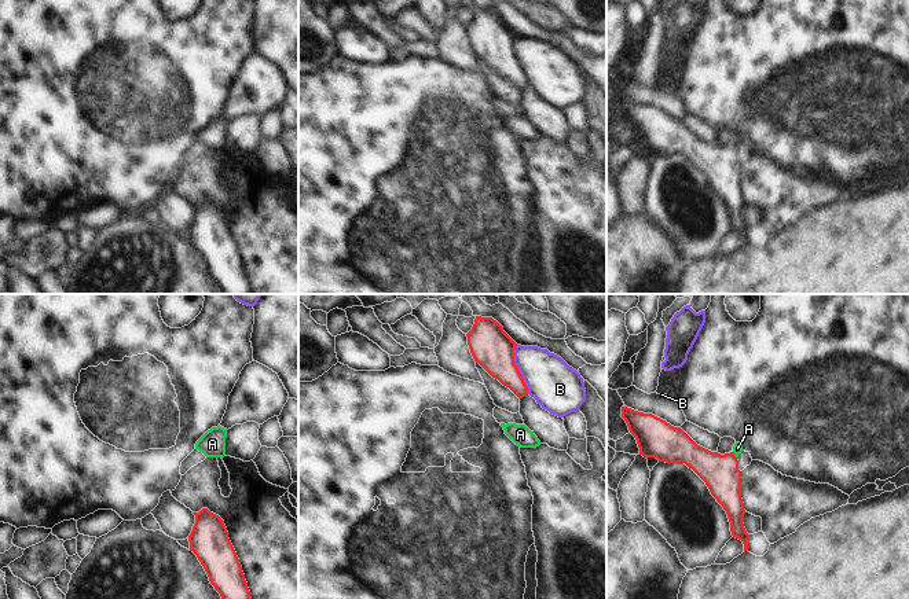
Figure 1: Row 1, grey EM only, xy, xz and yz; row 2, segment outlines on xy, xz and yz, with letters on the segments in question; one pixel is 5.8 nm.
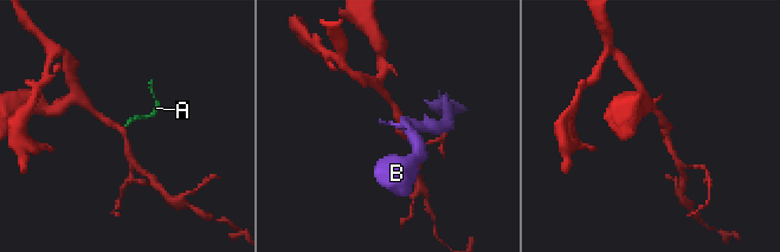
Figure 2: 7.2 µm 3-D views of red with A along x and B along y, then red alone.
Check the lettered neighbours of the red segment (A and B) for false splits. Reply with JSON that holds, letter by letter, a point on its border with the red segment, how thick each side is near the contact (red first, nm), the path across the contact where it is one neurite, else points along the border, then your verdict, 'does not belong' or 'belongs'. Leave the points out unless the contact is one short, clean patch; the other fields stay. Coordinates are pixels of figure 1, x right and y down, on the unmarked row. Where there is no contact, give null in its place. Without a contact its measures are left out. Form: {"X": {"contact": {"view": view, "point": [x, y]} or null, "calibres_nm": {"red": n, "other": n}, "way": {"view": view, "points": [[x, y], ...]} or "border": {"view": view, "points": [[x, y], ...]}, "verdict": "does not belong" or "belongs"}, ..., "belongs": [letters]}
{"A": {"contact": {"view": "yz", "point": [733, 147]}, "calibres_nm": {"red": 220, "other": 60}, "way": {"view": "yz", "points": [[721, 166], [733, 147], [737, 140]]}, "verdict": "belongs"}, "B": {"contact": {"view": "xz", "point": [517, 62]}, "calibres_nm": {"red": 240, "other": 280}, "border": {"view": "xz", "points": [[516, 37], [515, 57], [528, 85]]}, "verdict": "does not belong"}, "belongs": ["A"]}

